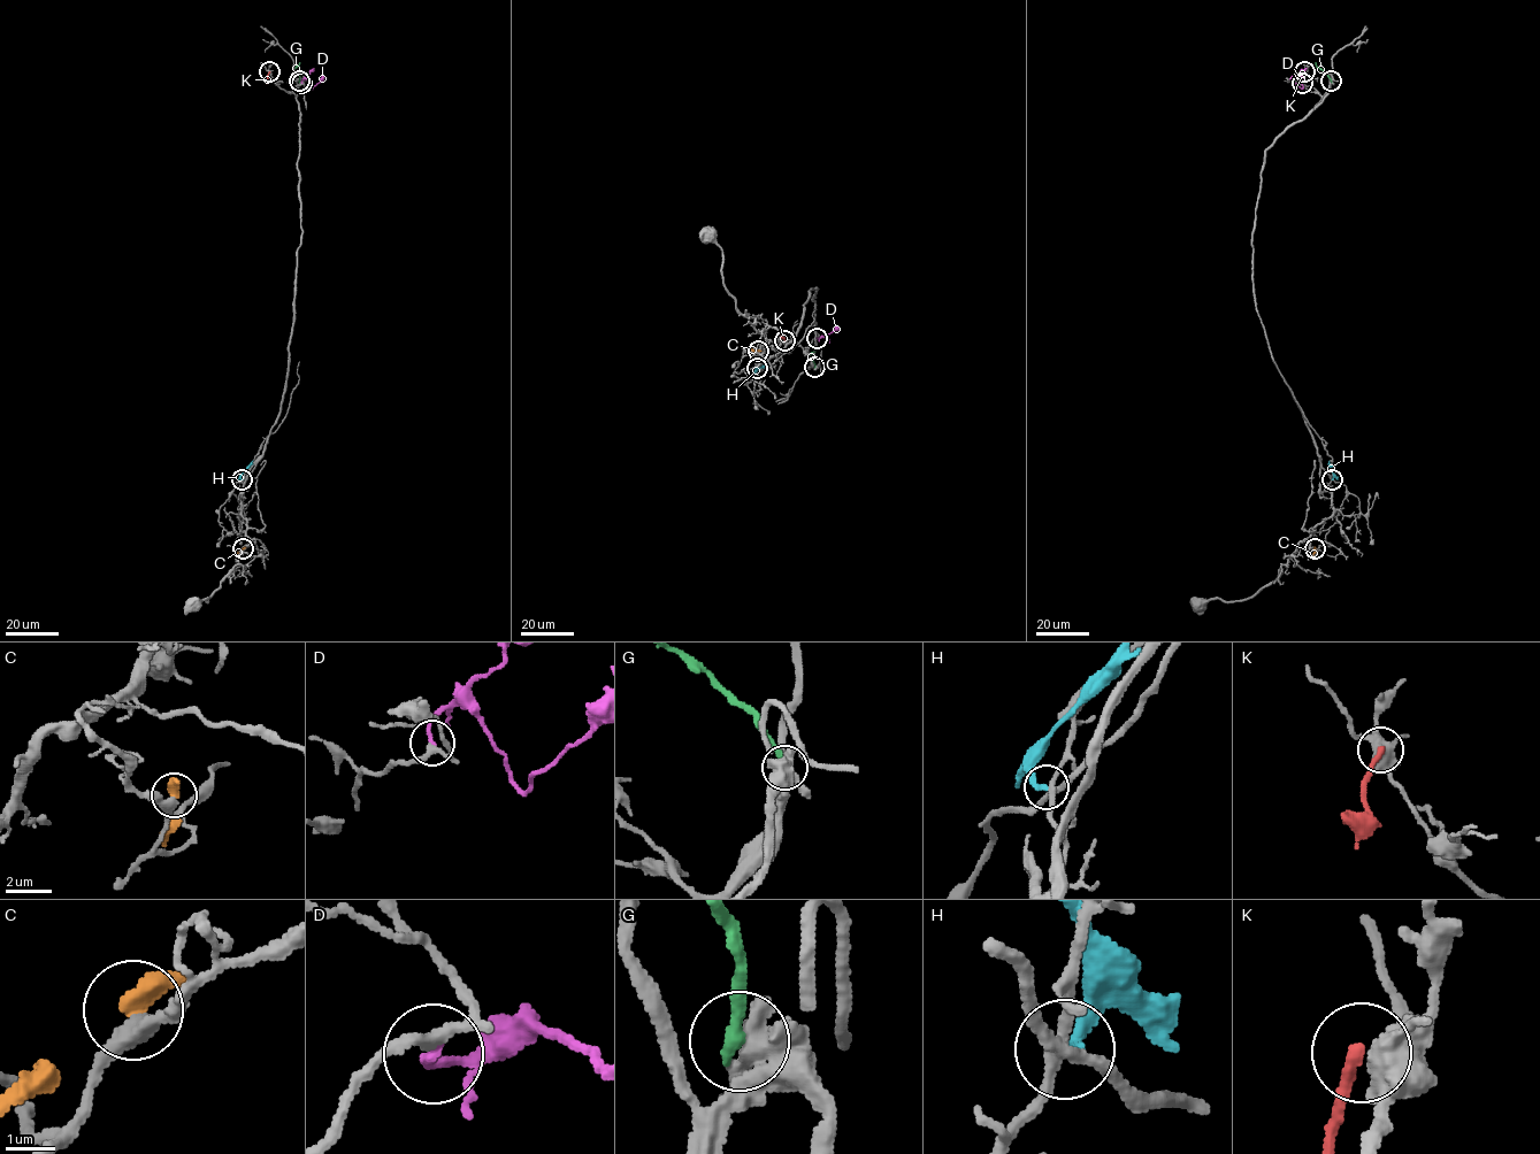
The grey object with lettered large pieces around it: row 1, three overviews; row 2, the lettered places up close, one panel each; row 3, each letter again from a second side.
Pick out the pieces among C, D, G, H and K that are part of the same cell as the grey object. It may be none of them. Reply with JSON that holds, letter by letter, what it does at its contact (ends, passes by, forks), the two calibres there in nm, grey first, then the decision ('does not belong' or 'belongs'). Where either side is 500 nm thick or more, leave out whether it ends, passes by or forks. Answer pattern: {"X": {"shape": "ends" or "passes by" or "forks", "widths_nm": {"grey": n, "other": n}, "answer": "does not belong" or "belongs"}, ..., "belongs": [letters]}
{"C": {"shape": "ends", "widths_nm": {"grey": 360, "other": 360}, "answer": "does not belong"}, "D": {"shape": "ends", "widths_nm": {"grey": 190, "other": 190}, "answer": "belongs"}, "G": {"shape": "ends", "widths_nm": {"grey": 420, "other": 320}, "answer": "does not belong"}, "H": {"shape": "ends", "widths_nm": {"grey": 240, "other": 240}, "answer": "does not belong"}, "K": {"shape": "ends", "widths_nm": {"grey": 420, "other": 260}, "answer": "does not belong"}, "belongs": ["D"]}

